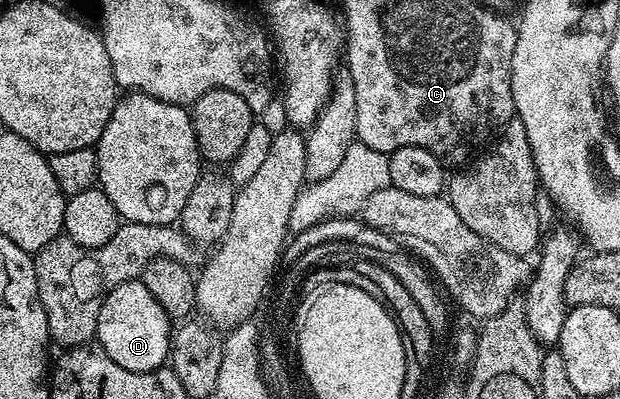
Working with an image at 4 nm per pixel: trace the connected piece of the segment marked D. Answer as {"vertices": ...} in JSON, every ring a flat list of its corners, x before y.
{"vertices":[[135,278,123,285,115,285,115,289,105,295,97,318,95,343,105,350,107,357,111,357,115,365,123,365,123,369,131,369,131,373,157,371,166,366,171,355,171,320,167,313,163,313,155,297,151,297,147,285,143,285,140,278]]}

